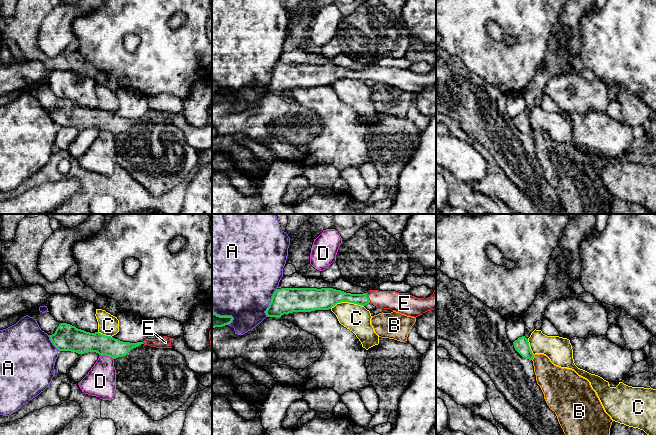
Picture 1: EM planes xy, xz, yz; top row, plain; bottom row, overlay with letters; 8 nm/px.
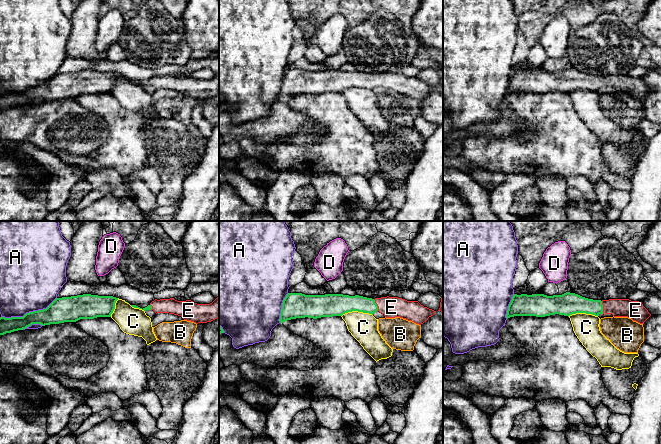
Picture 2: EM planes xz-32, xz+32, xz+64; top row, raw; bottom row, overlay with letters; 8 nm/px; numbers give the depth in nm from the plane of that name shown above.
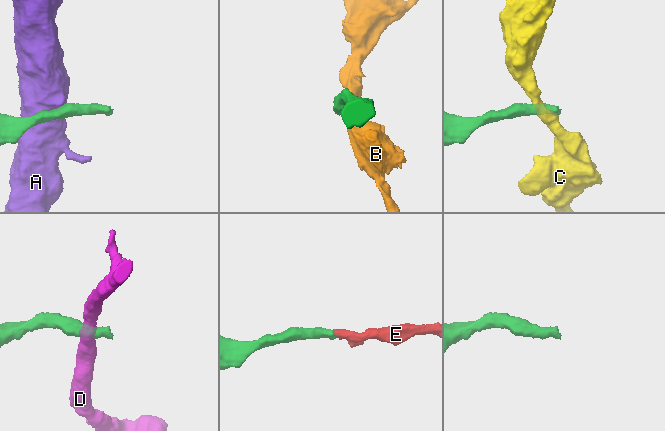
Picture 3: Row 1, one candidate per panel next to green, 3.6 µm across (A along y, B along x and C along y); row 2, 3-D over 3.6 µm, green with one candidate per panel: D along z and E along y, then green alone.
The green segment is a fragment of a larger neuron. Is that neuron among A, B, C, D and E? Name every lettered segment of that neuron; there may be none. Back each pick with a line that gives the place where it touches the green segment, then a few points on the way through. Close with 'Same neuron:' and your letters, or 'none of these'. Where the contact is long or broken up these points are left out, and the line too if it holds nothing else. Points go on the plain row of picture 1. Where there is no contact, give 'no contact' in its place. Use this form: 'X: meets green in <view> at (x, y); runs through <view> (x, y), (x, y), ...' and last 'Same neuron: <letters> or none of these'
E: meets green in xz at (368, 74); runs through xz (337, 72), (368, 74), (395, 77)
Same neuron: E

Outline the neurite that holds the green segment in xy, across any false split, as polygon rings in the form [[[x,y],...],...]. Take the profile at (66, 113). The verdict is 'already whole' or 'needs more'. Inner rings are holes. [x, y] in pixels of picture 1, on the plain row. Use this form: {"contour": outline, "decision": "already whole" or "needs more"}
{"contour": [[[60,99],[54,110],[49,111],[51,118],[59,127],[78,130],[96,128],[114,135],[126,132],[130,126],[143,118],[123,118],[99,108],[90,109],[67,99]]], "decision": "already whole"}

